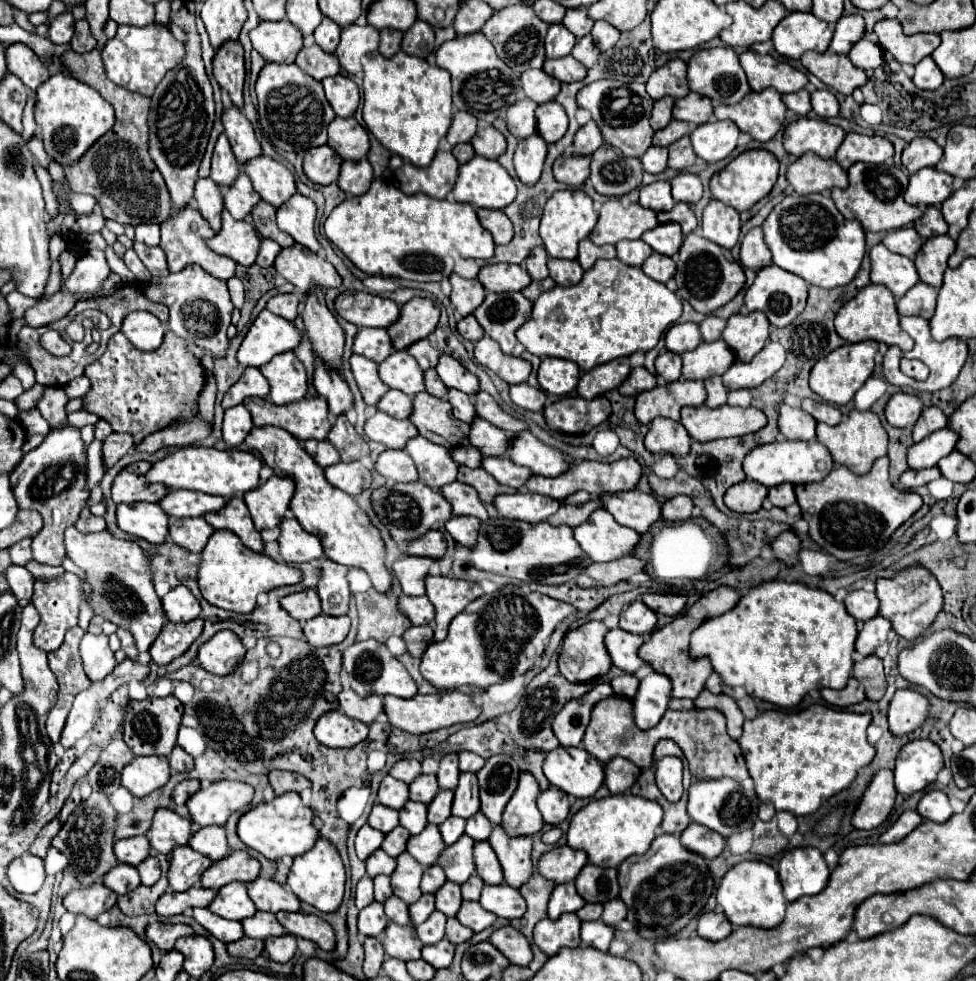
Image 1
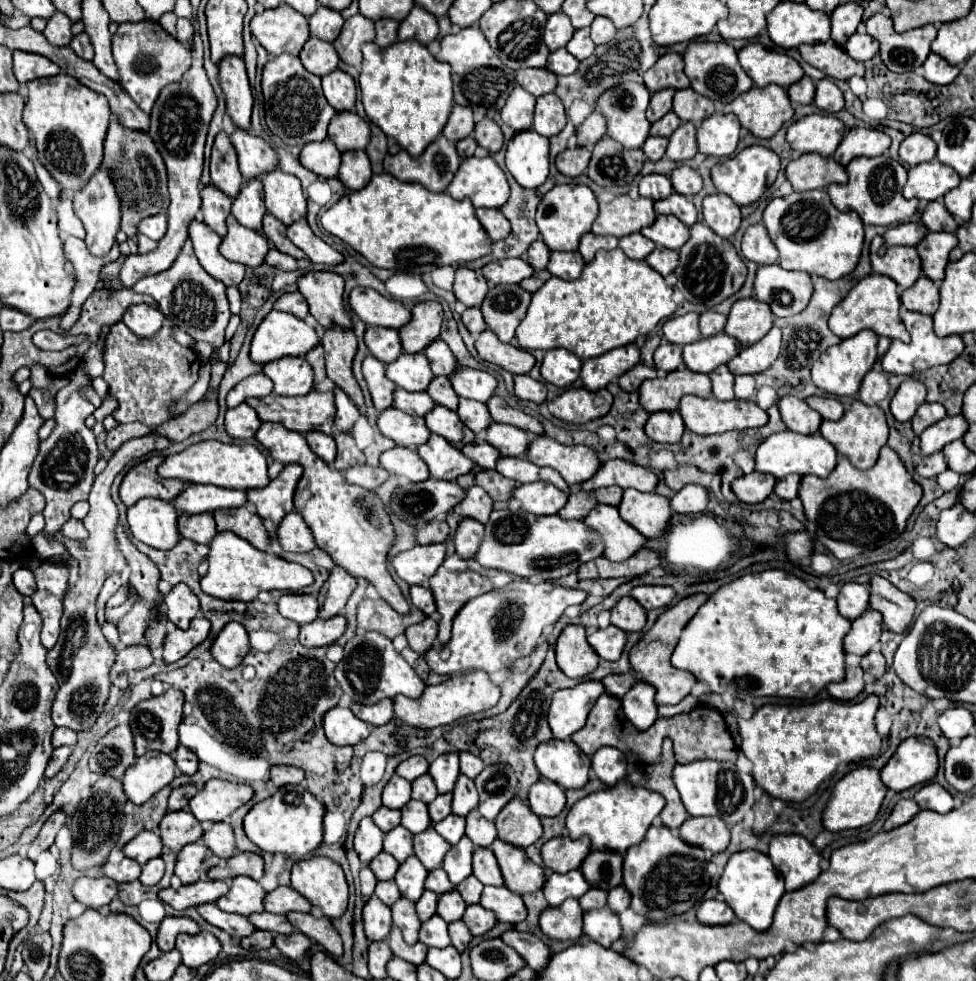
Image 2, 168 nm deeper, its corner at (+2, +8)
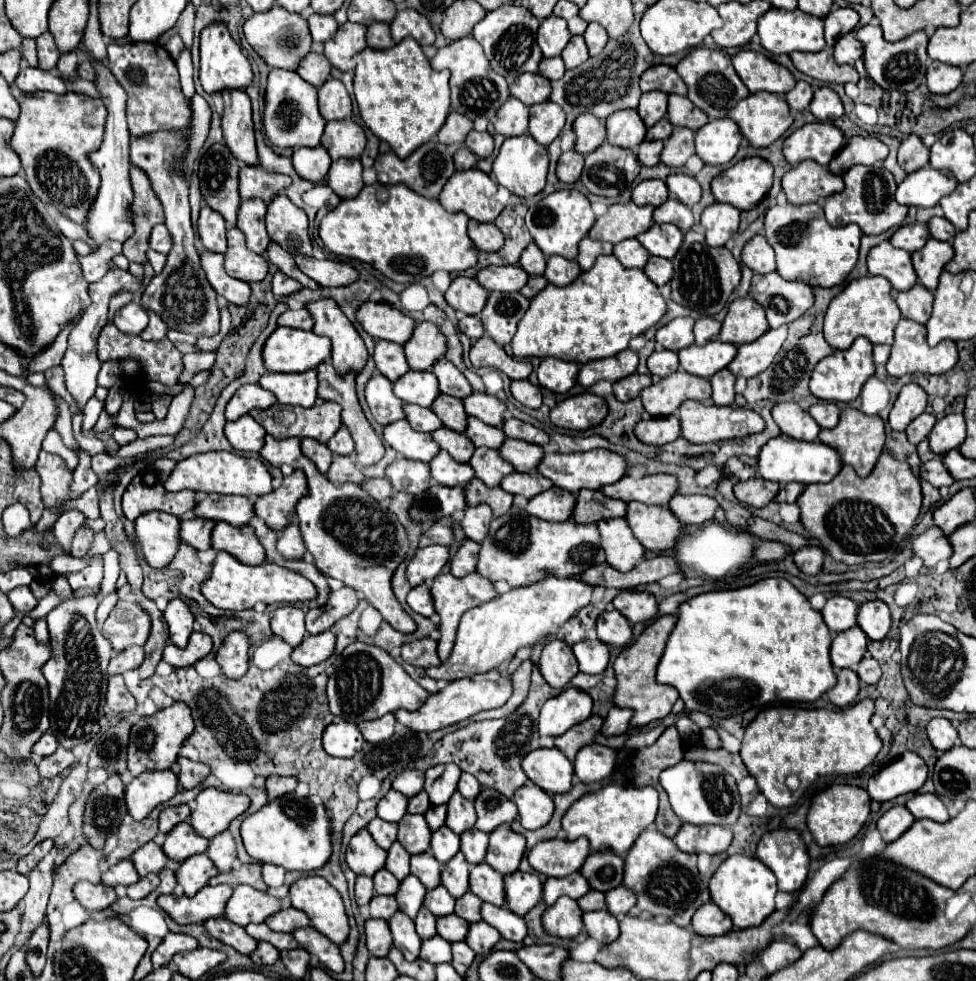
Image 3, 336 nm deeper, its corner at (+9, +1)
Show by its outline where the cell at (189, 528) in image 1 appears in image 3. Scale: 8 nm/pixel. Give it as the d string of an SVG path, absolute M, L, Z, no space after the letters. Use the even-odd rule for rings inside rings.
M190 519L180 521L180 539L194 549L210 549L210 533L212 533L214 521L210 519Z

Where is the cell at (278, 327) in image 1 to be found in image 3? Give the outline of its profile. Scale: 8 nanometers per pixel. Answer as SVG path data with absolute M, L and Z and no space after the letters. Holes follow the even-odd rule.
M276 327L262 349L264 367L280 373L302 373L314 369L328 357L330 339L290 327Z

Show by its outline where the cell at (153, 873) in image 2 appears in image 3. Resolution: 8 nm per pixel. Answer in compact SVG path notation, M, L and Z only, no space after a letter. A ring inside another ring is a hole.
M150 873L150 875L142 877L138 883L134 883L134 885L128 887L128 897L130 899L144 899L150 891L154 891L158 887L158 883L160 883L158 875Z

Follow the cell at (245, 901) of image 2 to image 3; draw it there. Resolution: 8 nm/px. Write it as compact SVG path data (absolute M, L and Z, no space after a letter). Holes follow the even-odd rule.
M250 885L234 887L232 897L226 903L224 917L246 927L248 923L264 923L266 917L280 911L280 899L270 897Z

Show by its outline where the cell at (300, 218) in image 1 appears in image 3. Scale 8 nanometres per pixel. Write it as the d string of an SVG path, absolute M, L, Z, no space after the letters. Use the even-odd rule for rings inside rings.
M298 253L294 255L294 261L302 273L326 287L342 287L346 283L352 283L354 277L358 277L356 269L348 263L338 263L332 259L314 259Z

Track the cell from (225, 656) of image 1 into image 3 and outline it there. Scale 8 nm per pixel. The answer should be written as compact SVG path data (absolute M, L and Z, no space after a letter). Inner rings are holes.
M234 631L224 639L220 649L216 651L216 661L228 679L238 679L246 673L250 661L248 649L250 641L242 631Z

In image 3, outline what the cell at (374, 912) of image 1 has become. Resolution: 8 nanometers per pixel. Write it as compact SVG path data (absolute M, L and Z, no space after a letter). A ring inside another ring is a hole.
M382 919L366 921L366 947L374 957L386 957L392 947L392 935L388 923Z

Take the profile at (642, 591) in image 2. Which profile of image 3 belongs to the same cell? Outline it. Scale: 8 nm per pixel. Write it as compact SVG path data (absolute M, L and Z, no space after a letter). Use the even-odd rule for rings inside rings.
M620 591L612 603L630 623L646 623L658 613L658 601L652 593Z

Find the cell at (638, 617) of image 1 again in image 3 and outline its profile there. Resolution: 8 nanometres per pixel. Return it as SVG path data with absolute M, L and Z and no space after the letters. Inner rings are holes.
M606 611L598 617L598 639L608 645L626 647L632 643L632 625L620 611Z

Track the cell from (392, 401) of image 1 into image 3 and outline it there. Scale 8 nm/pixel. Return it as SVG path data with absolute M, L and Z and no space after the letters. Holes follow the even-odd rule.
M404 405L402 407L406 413L406 421L410 423L412 429L422 431L422 433L432 433L434 429L438 429L442 425L442 421L426 407L418 407L418 405Z

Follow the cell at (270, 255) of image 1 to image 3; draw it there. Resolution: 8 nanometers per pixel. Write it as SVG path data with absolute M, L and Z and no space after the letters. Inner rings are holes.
M276 271L274 277L272 277L272 291L276 297L280 295L290 295L294 291L298 291L302 285L294 279L290 279L288 275L282 275L282 271Z

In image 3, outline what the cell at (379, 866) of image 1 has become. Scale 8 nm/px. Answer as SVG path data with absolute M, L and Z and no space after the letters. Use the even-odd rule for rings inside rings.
M386 869L376 871L372 879L374 879L374 891L378 895L394 895L398 891L400 881L394 879L394 875L390 875L390 871L386 871Z

